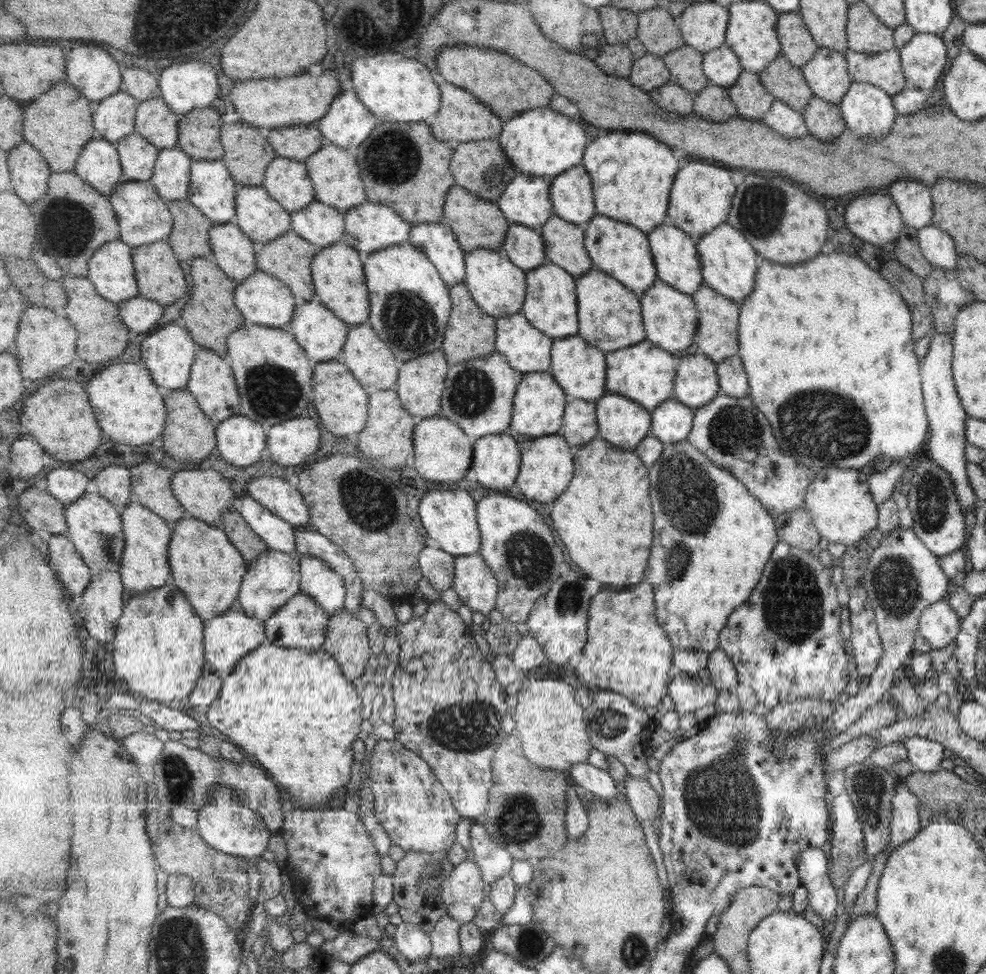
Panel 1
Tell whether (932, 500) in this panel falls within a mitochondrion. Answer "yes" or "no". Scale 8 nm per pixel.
yes

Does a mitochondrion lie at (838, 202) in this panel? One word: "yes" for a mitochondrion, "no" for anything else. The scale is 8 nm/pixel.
no

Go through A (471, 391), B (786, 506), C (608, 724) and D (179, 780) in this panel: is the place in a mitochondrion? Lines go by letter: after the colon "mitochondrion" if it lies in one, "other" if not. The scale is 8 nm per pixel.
A: mitochondrion
B: other
C: mitochondrion
D: mitochondrion

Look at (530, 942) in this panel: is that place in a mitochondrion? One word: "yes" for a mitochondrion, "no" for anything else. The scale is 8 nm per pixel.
yes

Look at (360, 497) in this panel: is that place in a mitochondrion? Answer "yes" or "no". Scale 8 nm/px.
yes

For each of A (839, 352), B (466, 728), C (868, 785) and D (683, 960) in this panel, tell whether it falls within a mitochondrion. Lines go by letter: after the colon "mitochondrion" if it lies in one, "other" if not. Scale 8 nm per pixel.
A: other
B: mitochondrion
C: mitochondrion
D: other

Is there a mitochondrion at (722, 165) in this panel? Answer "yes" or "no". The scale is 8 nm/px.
no

